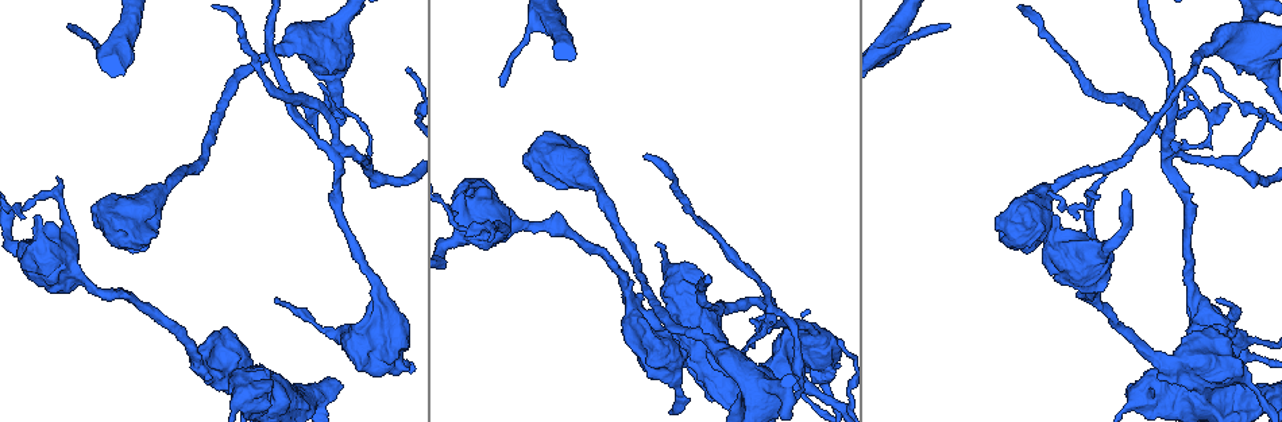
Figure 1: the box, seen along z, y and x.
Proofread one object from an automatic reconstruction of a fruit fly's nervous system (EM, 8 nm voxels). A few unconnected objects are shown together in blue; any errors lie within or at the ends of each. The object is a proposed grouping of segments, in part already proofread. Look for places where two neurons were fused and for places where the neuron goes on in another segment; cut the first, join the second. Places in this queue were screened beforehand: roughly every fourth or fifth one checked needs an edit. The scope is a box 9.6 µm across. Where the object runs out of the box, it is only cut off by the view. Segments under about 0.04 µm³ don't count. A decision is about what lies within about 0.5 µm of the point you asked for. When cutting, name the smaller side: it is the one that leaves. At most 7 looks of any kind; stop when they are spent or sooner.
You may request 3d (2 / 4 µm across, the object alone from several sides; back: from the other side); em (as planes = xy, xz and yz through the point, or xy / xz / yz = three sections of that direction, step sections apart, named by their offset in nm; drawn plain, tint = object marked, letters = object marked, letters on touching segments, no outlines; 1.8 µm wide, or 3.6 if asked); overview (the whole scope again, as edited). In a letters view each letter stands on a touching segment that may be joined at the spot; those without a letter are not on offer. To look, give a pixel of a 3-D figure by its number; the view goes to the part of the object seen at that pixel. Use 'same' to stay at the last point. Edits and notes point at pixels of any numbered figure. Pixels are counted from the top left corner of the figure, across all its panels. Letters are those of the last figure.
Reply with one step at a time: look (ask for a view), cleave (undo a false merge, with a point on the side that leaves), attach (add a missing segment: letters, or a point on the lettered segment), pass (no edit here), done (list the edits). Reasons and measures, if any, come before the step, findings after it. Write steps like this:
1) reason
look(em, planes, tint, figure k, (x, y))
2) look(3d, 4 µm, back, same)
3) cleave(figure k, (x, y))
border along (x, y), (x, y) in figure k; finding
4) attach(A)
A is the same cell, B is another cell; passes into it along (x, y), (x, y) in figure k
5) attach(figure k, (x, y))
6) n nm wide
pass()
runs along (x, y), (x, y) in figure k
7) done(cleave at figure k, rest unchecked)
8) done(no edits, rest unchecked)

abrupt turn
look(3d, 4 µm, figure 1, (683, 345))

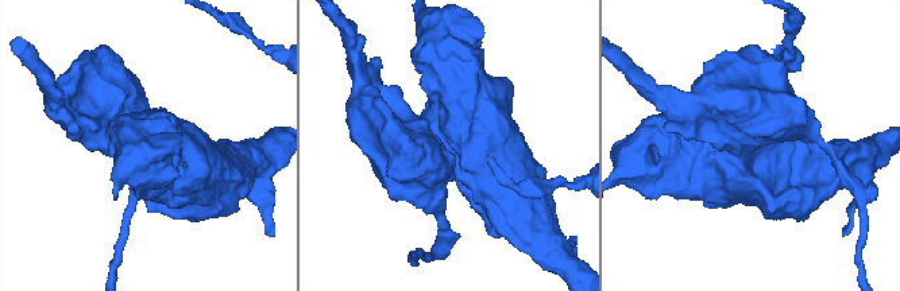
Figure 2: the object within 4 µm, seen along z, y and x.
need the tissue
look(em, 3.6 µm, xy, step 16, letters, figure 2, (445, 144))

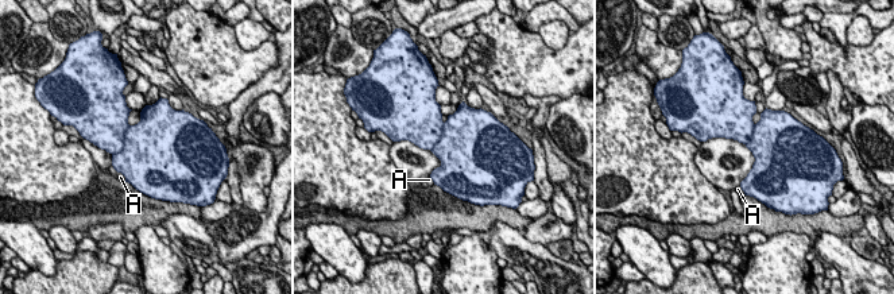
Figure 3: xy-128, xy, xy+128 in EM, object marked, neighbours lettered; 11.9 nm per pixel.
A touches over 160 nm
cleave(figure 3, (107, 131))
A is another cell; a second neuron is stuck on

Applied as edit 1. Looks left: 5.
look(overview)

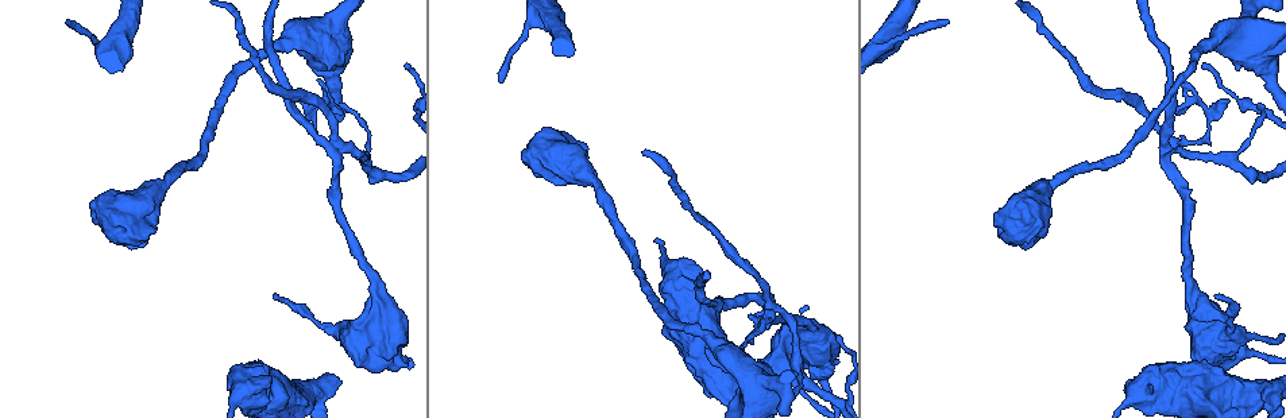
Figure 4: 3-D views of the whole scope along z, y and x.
branch stops here
look(em, planes, letters, figure 4, (1230, 366))

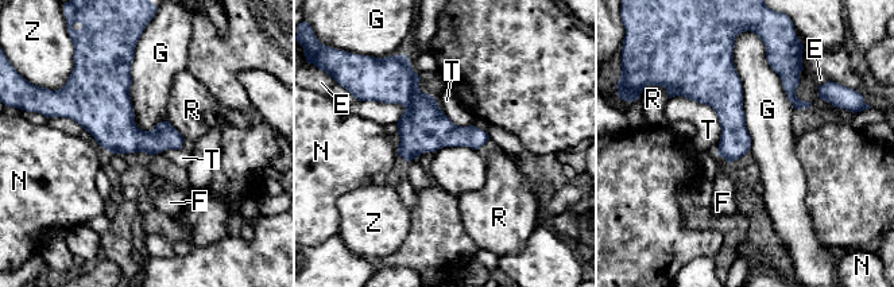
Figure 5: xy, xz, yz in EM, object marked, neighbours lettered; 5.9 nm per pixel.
pass()
E, F, G, N, R, T and Z are other cells; none of them fits

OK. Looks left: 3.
an open end
look(em, xz, step 4, tint, figure 4, (71, 22))

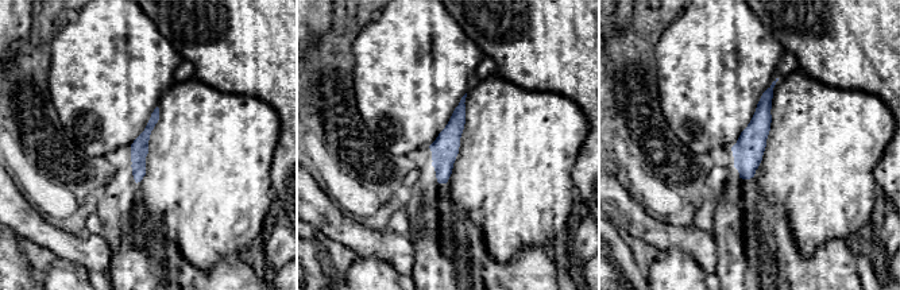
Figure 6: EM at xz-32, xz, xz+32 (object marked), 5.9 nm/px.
another direction
look(em, planes, tint, same)

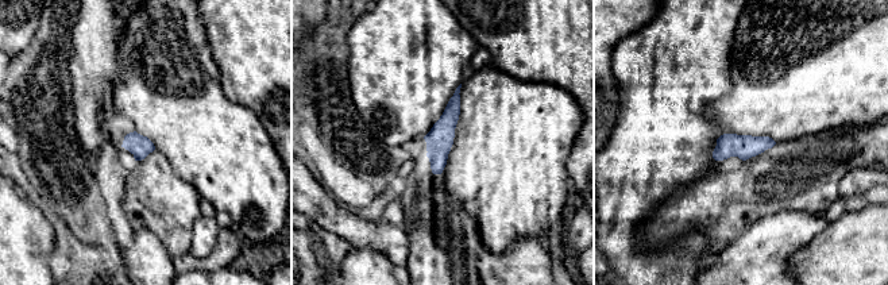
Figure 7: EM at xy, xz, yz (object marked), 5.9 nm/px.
what lies round it
look(em, planes, letters, same)

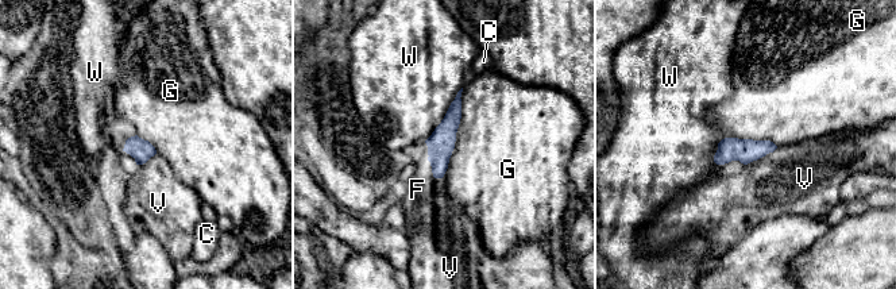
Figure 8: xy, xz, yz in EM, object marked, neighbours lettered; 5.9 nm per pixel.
attach(F)
F is the same cell, C, G, V and W are other cells; passes into it along (440, 145), (432, 169), (417, 189) in figure 8; the neuron continues

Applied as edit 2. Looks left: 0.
done(cleave at figure 3, attach at figure 8, rest unchecked)

